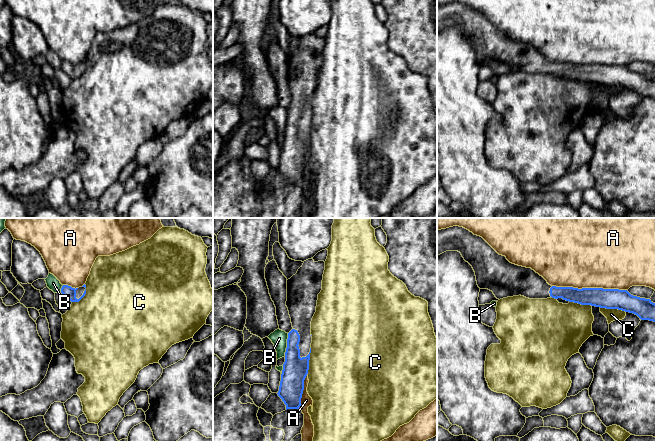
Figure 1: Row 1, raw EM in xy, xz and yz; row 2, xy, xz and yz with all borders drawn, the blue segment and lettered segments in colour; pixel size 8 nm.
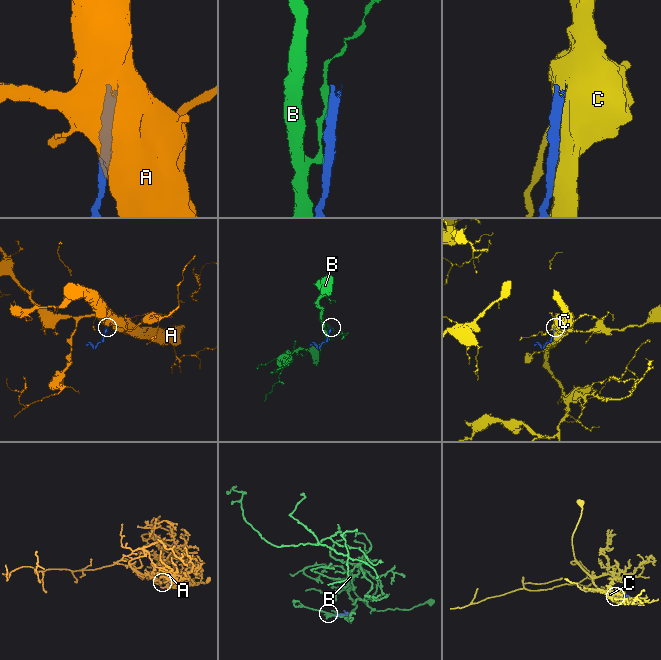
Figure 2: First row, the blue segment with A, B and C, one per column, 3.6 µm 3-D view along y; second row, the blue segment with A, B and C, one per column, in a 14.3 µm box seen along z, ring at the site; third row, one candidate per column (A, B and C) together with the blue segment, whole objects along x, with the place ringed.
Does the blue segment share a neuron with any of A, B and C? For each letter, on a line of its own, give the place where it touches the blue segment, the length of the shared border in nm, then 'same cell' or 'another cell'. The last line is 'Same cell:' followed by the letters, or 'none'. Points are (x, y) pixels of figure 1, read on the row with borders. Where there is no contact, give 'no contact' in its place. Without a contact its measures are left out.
A: contact yz (589, 288); length 600 nm; another cell
B: contact xz (287, 344); length 190 nm; another cell
C: contact xz (308, 361); length 220 nm; another cell
Same cell: none

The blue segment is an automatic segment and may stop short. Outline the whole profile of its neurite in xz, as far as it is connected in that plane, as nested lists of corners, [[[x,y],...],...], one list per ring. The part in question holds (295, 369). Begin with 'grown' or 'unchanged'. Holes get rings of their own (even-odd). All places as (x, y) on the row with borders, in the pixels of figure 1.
grown; [[[312,258],[304,261],[297,273],[287,280],[287,301],[293,329],[288,333],[285,362],[281,374],[278,396],[287,409],[299,409],[304,390],[304,380],[309,370],[311,353],[311,321],[316,312],[318,294],[322,290],[325,262],[315,262]]]

